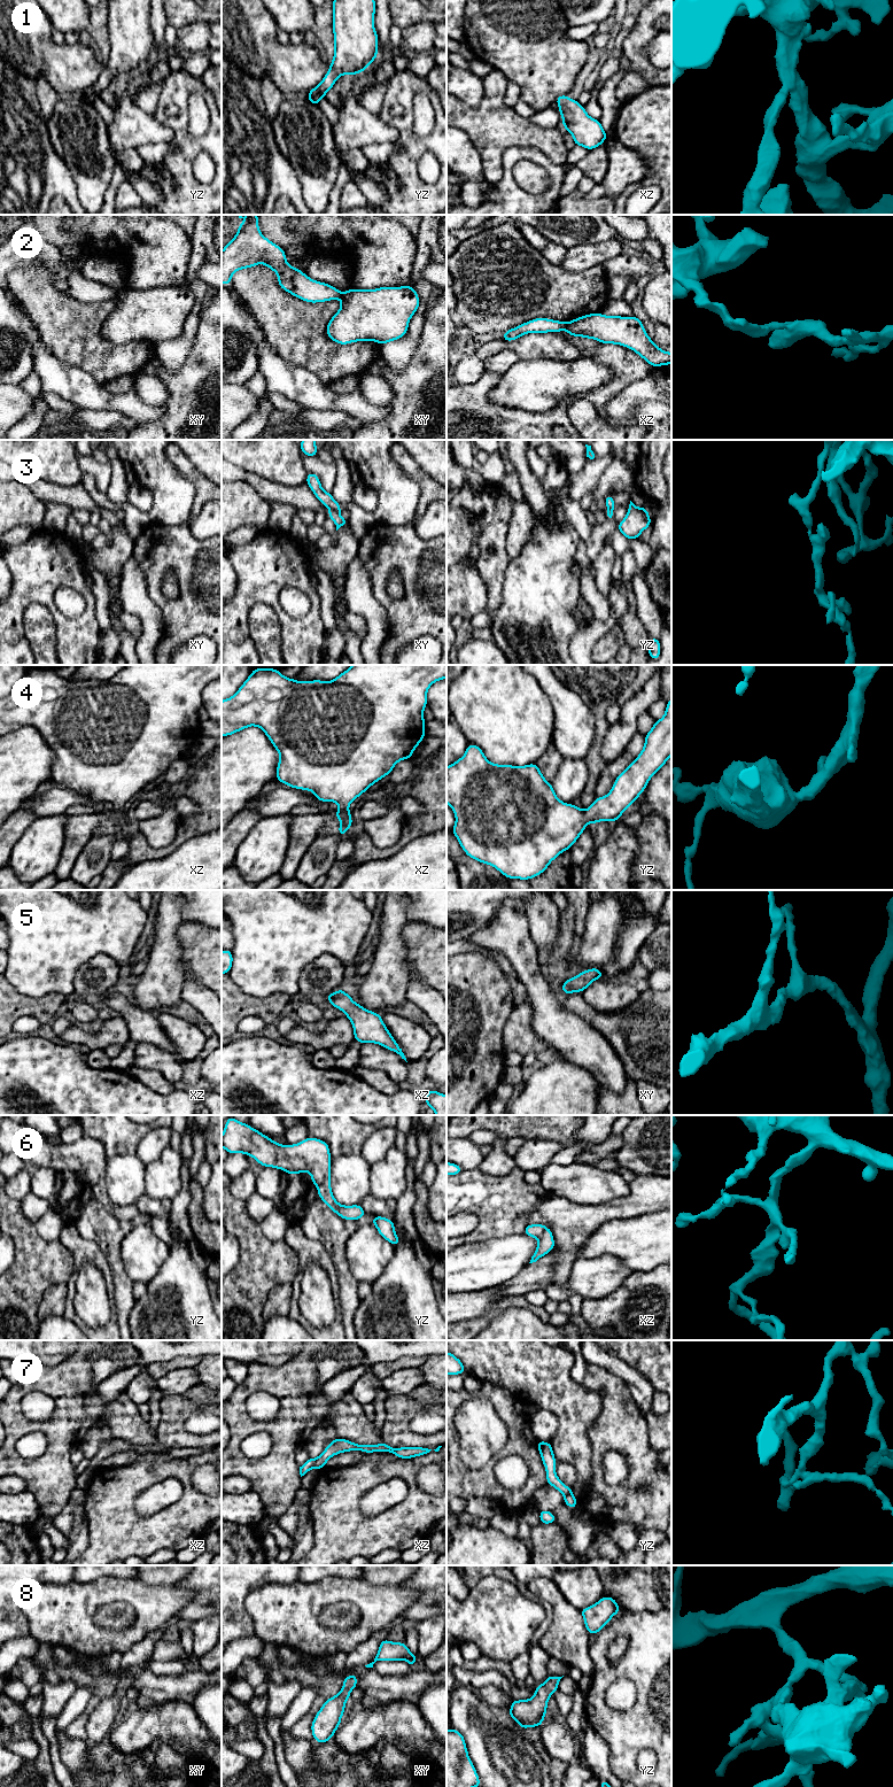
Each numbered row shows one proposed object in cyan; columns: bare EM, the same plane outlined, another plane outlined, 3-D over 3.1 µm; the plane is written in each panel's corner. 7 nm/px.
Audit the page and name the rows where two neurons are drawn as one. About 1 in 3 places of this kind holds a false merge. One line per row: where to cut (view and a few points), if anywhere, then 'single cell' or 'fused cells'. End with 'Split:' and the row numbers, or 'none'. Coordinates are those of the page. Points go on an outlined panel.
1: no cut | single cell
2: xz (567, 323), (564, 329) | fused cells
3: xy (331, 510), (339, 511) | fused cells
4: no cut | single cell
5: no cut | single cell
6: no cut | single cell
7: xz (316, 1459), (312, 1467) | fused cells
8: no cut | single cell
Split: 2, 3, 7

